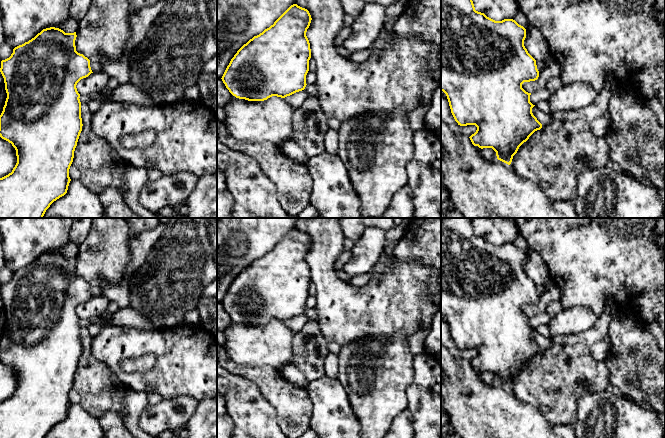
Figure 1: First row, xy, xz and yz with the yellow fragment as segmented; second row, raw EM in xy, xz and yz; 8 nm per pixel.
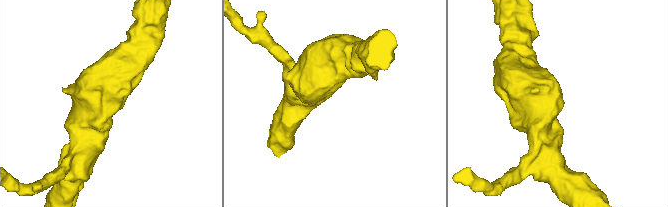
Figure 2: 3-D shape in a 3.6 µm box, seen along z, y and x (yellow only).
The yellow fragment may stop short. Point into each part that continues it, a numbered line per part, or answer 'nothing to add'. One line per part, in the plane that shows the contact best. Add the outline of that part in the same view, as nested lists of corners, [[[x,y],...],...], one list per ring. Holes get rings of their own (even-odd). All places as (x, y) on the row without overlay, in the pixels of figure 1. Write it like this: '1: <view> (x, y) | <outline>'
nothing to add

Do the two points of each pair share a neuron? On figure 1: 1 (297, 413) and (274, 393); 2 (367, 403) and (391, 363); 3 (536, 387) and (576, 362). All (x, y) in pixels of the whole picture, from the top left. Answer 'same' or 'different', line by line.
1: same
2: same
3: same

